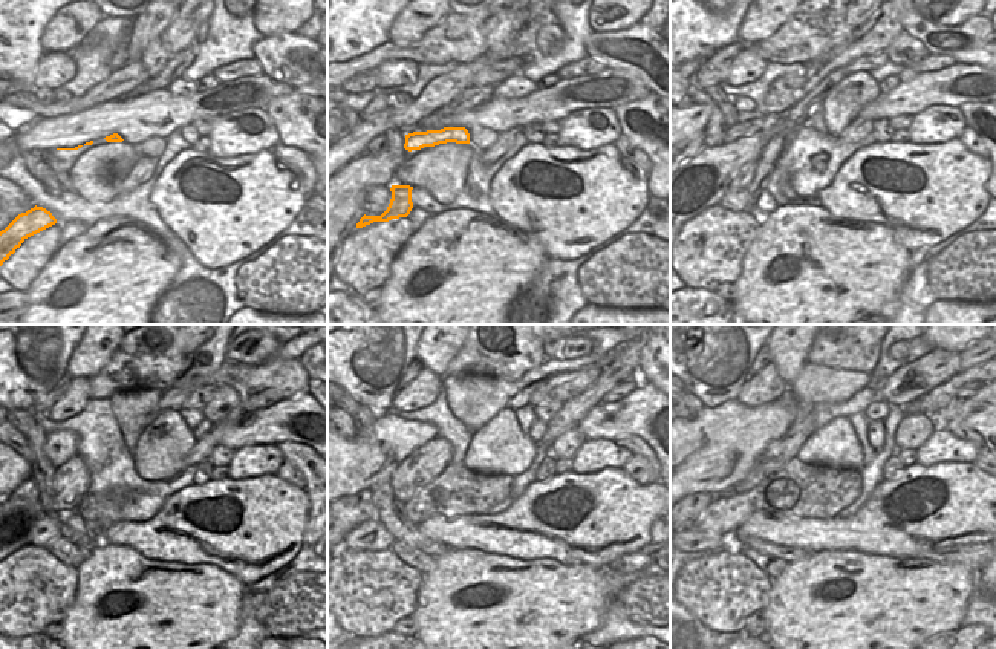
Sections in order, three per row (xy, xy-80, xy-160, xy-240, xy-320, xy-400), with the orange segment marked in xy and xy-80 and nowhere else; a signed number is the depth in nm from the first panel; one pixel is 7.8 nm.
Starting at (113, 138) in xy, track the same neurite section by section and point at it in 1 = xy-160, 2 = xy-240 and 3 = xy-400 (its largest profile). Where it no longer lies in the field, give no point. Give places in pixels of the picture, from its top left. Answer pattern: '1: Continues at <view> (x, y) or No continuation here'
1: Continues at xy-160 (797, 115)
2: Continues at xy-240 (173, 397)
3: Continues at xy-400 (875, 383).

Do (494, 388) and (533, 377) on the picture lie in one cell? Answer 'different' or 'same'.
different

